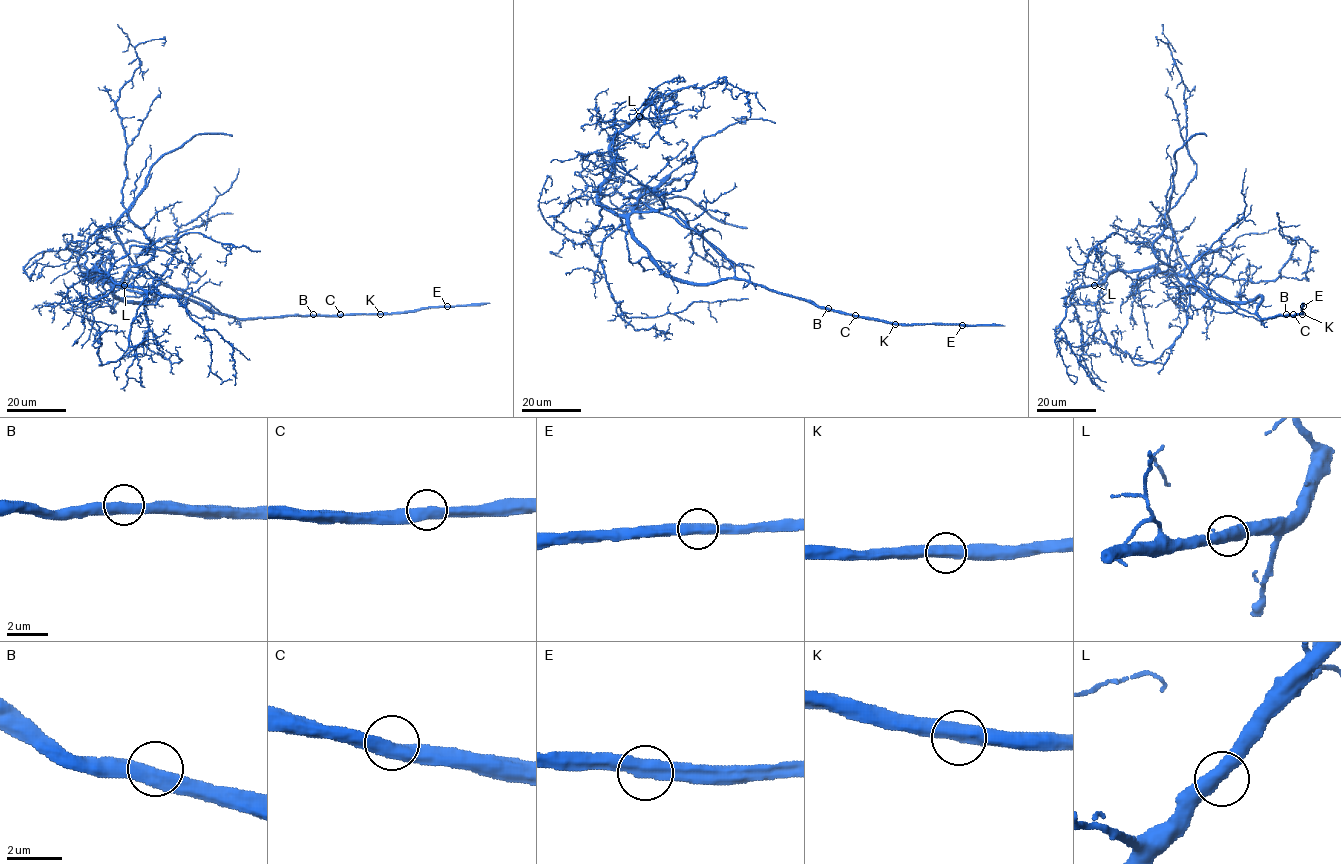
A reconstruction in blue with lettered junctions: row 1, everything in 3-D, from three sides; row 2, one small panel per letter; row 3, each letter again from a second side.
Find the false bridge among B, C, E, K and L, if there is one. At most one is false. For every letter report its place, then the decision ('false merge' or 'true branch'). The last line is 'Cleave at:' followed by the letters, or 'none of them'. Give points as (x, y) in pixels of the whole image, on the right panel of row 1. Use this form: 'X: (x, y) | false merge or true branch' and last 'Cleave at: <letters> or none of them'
B: (1286, 314) | true branch
C: (1293, 314) | true branch
E: (1303, 306) | true branch
K: (1302, 314) | true branch
L: (1094, 285) | true branch
Cleave at: none of them

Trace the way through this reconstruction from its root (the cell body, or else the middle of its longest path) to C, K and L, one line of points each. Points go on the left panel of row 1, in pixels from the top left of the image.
C: (154, 288), (164, 284), (208, 311), (232, 316), (235, 320), (340, 314)
K: (154, 288), (164, 284), (208, 311), (232, 316), (235, 320), (380, 314)
L: (154, 288), (136, 292), (84, 275), (95, 267), (95, 271), (104, 271), (116, 282), (124, 285)

